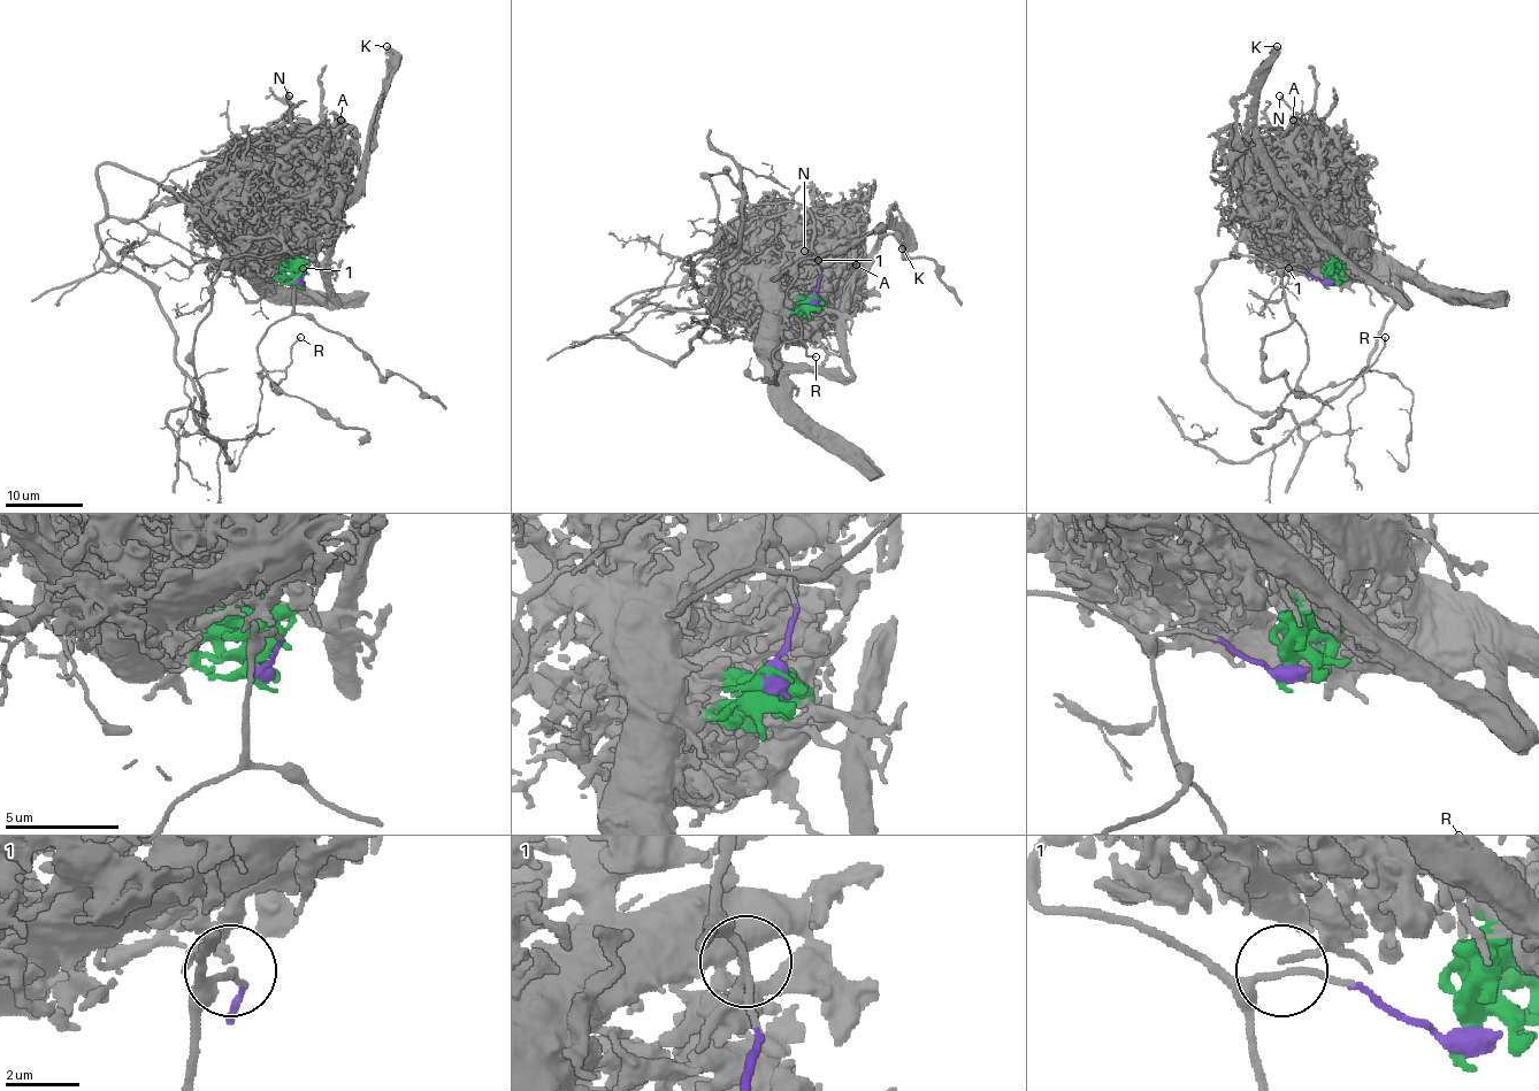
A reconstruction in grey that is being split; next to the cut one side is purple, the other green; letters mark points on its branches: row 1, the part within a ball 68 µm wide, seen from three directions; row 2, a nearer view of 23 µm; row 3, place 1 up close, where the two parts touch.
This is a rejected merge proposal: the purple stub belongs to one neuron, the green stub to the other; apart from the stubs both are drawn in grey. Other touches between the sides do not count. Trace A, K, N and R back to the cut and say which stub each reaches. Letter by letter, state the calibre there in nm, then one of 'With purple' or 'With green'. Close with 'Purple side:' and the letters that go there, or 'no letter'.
A: Thickness 320 nm. With green
K: Thickness 550 nm. With green
N: Thickness 240 nm. With green
R: Thickness 200 nm. With purple
Purple side: R

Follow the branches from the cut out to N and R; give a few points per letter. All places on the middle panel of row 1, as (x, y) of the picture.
N: (812, 297), (804, 284), (801, 287), (801, 270), (806, 264), (804, 251)
R: (812, 297), (819, 273), (812, 253), (773, 278), (789, 270), (793, 285), (787, 299), (806, 353), (816, 356)

